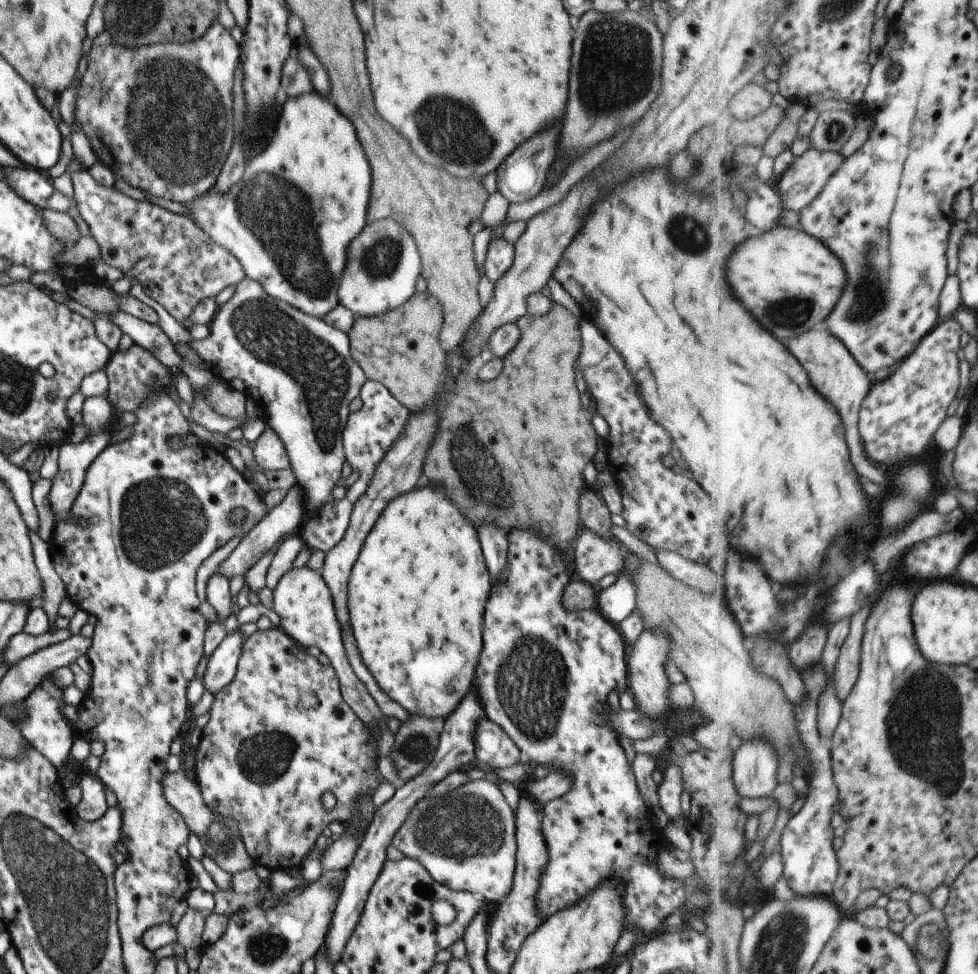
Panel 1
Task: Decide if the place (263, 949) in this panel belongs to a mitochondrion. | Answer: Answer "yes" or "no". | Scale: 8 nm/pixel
yes

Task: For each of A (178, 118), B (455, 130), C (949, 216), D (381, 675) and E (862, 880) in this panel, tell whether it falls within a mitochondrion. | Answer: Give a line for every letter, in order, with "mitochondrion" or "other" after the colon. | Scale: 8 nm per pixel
A: mitochondrion
B: mitochondrion
C: other
D: other
E: other

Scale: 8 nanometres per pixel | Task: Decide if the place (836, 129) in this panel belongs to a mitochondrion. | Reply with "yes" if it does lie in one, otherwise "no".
yes

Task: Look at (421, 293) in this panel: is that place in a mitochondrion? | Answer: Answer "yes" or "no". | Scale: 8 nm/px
no

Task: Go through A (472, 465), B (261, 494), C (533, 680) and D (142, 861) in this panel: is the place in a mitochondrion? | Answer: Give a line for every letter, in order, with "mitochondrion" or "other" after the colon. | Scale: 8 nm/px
A: mitochondrion
B: other
C: mitochondrion
D: other

